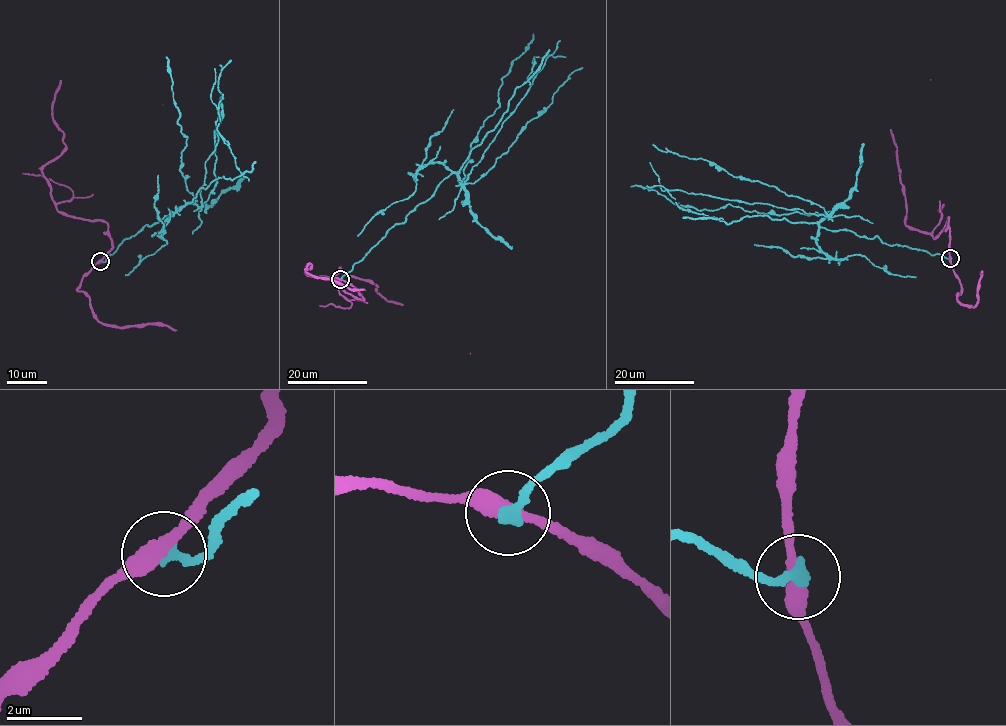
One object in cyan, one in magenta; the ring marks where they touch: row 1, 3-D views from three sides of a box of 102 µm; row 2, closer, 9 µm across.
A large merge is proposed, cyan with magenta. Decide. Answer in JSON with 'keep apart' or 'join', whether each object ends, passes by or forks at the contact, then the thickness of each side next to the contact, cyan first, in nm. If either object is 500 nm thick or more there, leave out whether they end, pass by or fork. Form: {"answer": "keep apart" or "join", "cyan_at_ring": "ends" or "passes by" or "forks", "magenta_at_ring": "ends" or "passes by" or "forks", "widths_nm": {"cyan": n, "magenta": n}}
{"answer": "keep apart", "cyan_at_ring": "ends", "magenta_at_ring": "passes by", "widths_nm": {"cyan": 320, "magenta": 380}}

